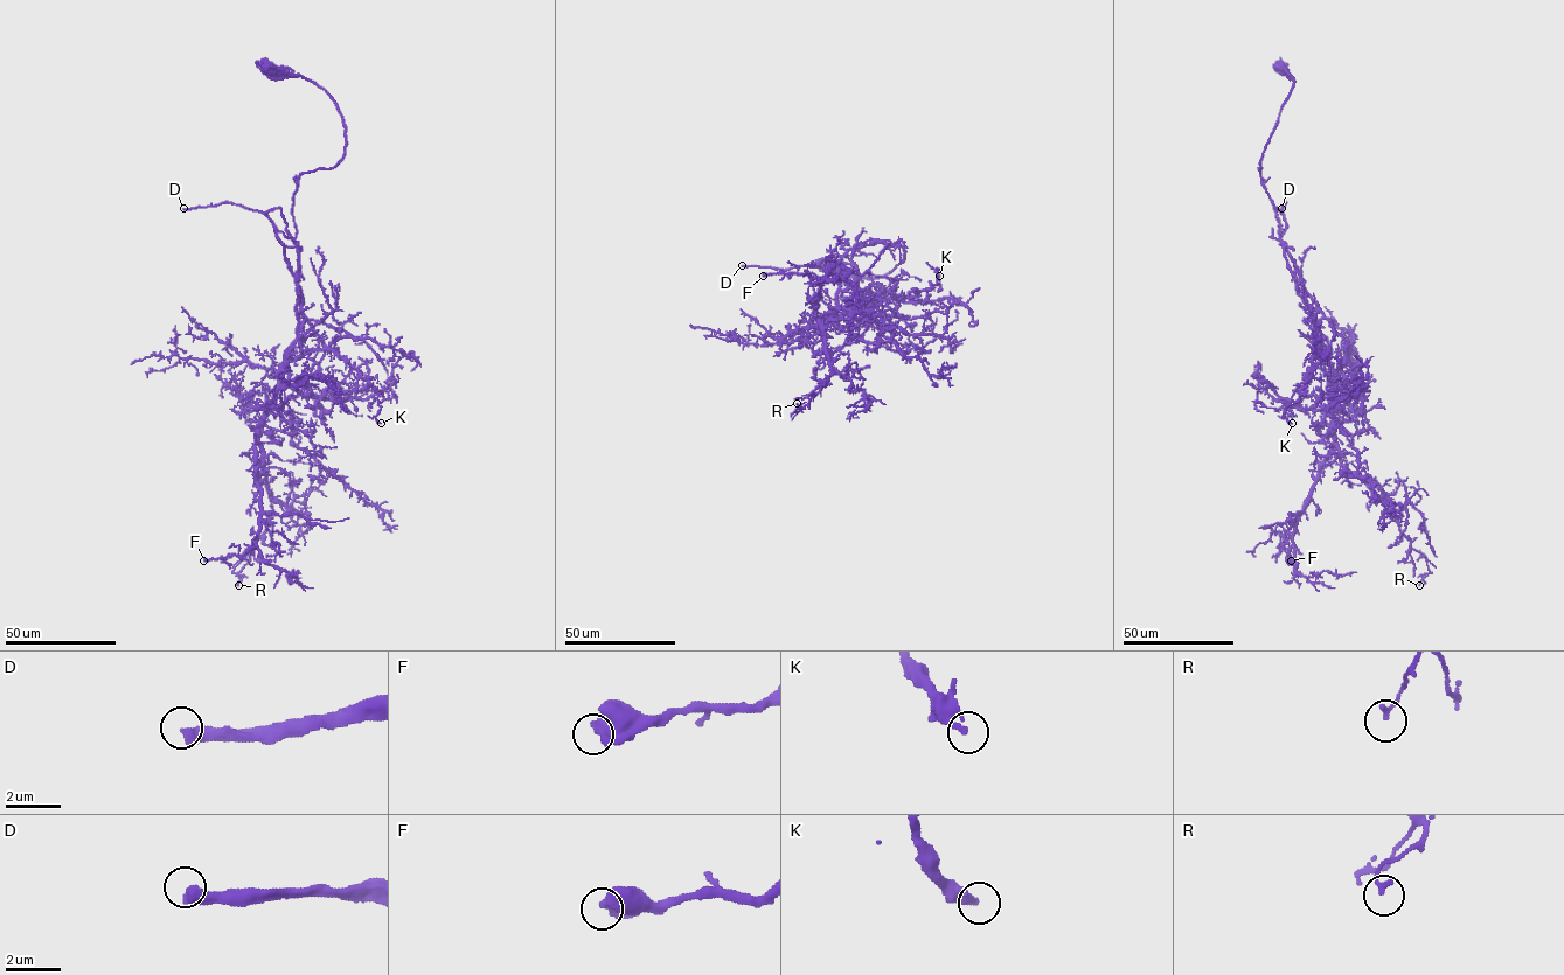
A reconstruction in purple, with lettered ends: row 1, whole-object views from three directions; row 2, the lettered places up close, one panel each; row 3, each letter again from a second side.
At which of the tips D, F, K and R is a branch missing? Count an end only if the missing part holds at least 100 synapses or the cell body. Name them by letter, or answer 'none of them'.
D

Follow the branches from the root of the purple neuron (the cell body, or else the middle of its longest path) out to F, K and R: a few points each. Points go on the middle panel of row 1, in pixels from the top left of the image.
F: (827, 266), (883, 277), (904, 249), (857, 245), (857, 306), (840, 315), (814, 317), (815, 277), (763, 276)
K: (827, 266), (883, 277), (904, 249), (857, 245), (861, 306), (912, 298), (937, 284), (936, 269), (939, 276)
R: (827, 266), (883, 277), (904, 249), (857, 245), (857, 306), (818, 319), (831, 376), (791, 413), (797, 403)

